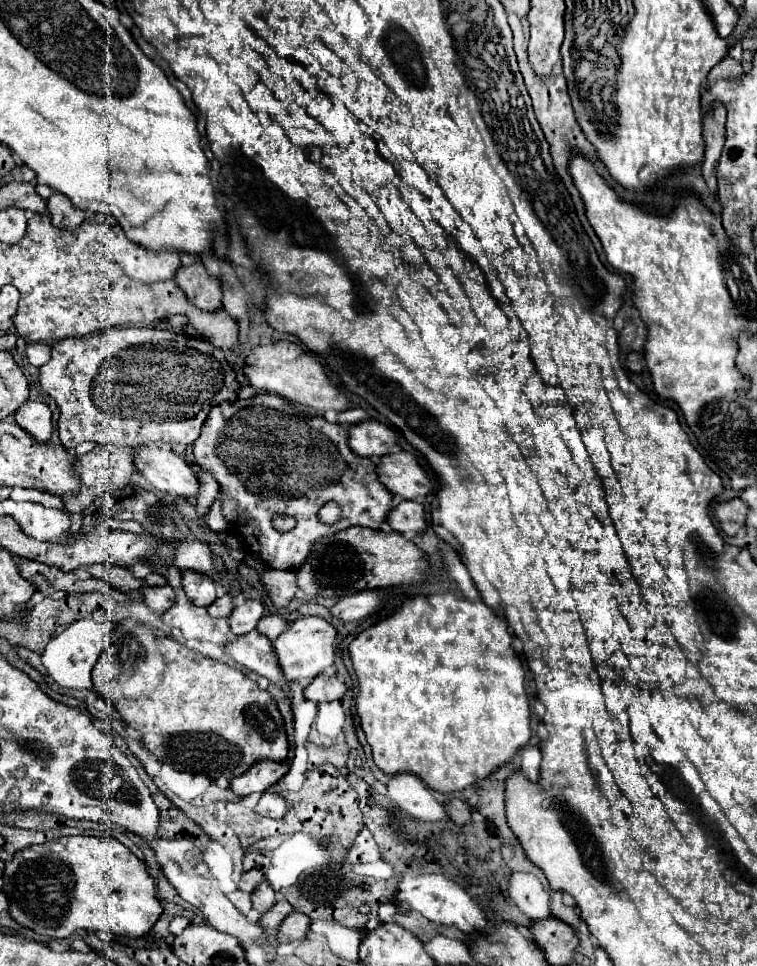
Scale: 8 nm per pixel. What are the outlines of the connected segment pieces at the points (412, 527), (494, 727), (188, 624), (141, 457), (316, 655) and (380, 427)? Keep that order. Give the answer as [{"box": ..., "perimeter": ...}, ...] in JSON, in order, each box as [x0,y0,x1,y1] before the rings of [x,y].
[{"box":[387,501,427,533],"perimeter":[[[401,501],[395,509],[391,509],[387,523],[397,533],[421,533],[427,529],[427,513],[425,507],[417,501]]]},{"box":[349,593,531,793],"perimeter":[[[437,593],[437,595],[419,595],[415,599],[407,599],[389,619],[365,629],[359,633],[351,645],[349,645],[351,661],[357,673],[359,681],[359,697],[357,697],[357,711],[361,719],[361,727],[365,731],[367,743],[373,751],[375,765],[389,777],[399,773],[413,773],[421,777],[433,791],[439,793],[455,793],[463,791],[483,779],[487,779],[491,773],[495,773],[501,765],[509,763],[519,749],[523,749],[531,739],[531,711],[529,711],[529,697],[525,693],[525,673],[521,659],[511,649],[511,635],[507,631],[507,623],[497,615],[493,609],[489,609],[485,603],[471,603],[463,597],[455,597],[451,593]]]},{"box":[156,567,237,647],"perimeter":[[[157,567],[156,572],[166,574],[169,585],[175,589],[175,607],[163,613],[163,621],[169,627],[181,629],[181,633],[187,639],[199,639],[199,641],[209,641],[213,645],[225,647],[229,641],[235,641],[237,635],[229,633],[229,621],[227,619],[213,619],[209,617],[205,607],[195,607],[191,601],[185,597],[181,589],[181,573],[175,567]]]},{"box":[135,447,201,499],"perimeter":[[[143,447],[135,455],[139,473],[157,491],[185,499],[199,495],[201,487],[199,479],[195,477],[191,465],[187,465],[185,459],[179,457],[175,451],[159,447]]]},{"box":[273,617,337,681],"perimeter":[[[301,617],[297,621],[291,621],[289,629],[273,641],[285,677],[289,681],[313,679],[325,667],[335,665],[335,639],[337,639],[337,629],[321,617]]]},{"box":[349,421,399,457],"perimeter":[[[361,421],[349,429],[349,447],[361,457],[383,457],[397,445],[399,433],[381,421]]]}]

